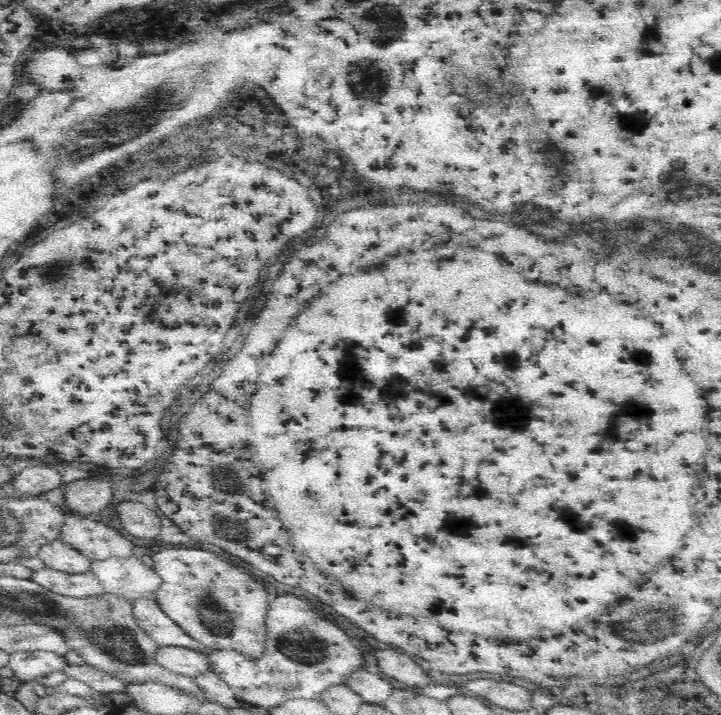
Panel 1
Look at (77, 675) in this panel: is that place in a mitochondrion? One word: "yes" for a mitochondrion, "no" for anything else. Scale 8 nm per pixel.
no

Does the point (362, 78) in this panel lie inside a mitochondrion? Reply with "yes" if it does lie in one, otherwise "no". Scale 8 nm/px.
yes

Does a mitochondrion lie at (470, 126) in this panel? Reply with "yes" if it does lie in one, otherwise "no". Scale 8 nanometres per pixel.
no

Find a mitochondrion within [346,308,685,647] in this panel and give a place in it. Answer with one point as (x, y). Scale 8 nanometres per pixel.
(618, 627)

